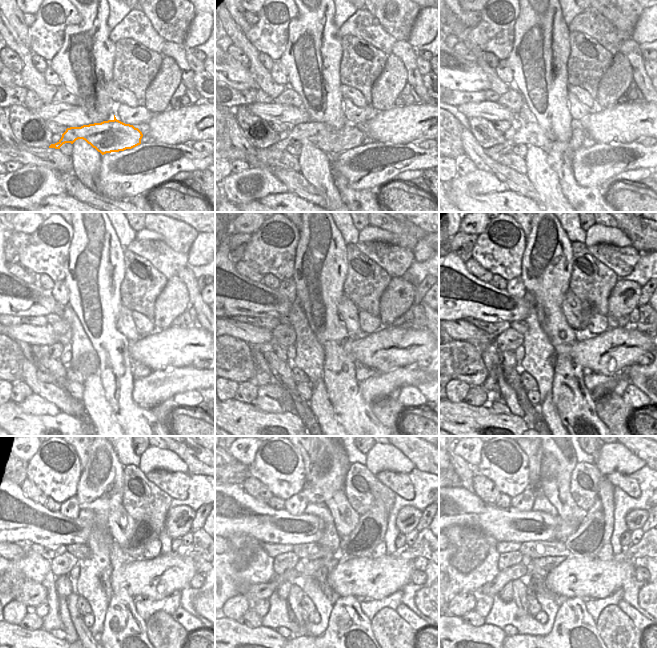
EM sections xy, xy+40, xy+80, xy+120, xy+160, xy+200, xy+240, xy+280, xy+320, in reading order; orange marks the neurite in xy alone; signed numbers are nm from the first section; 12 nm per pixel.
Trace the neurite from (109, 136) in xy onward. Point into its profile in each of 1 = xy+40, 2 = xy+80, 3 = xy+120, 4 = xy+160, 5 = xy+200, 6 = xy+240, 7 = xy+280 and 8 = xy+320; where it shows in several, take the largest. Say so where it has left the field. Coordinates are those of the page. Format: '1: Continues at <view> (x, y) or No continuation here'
1: Continues at xy+40 (325, 137)
2: Continues at xy+80 (533, 134)
3: Continues at xy+120 (45, 377)
4: Continues at xy+160 (263, 378)
5: Continues at xy+200 (490, 384)
6: Continues at xy+240 (41, 610)
7: Continues at xy+280 (261, 607)
8: Continues at xy+320 (484, 604)

